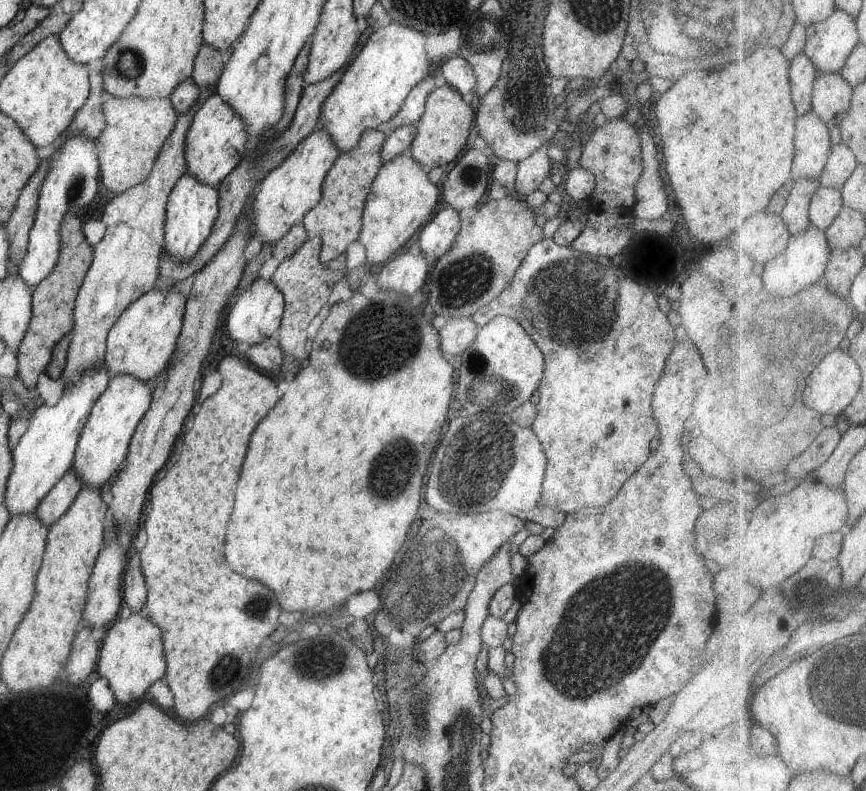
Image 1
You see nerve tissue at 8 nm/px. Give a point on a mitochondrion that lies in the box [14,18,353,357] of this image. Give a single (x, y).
(130, 64)

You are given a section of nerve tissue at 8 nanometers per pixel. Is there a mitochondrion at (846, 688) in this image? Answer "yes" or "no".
yes

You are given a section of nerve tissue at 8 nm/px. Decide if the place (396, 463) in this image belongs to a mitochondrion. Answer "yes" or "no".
yes

